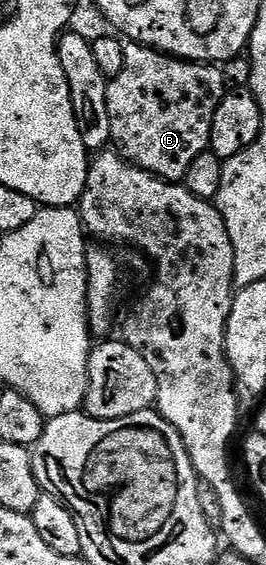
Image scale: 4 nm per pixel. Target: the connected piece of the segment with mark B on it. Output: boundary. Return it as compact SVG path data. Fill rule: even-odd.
M128 42L121 73L107 84L107 112L114 150L133 167L179 183L197 153L211 145L213 113L228 91L222 70L210 63L193 63L164 55L152 47Z

